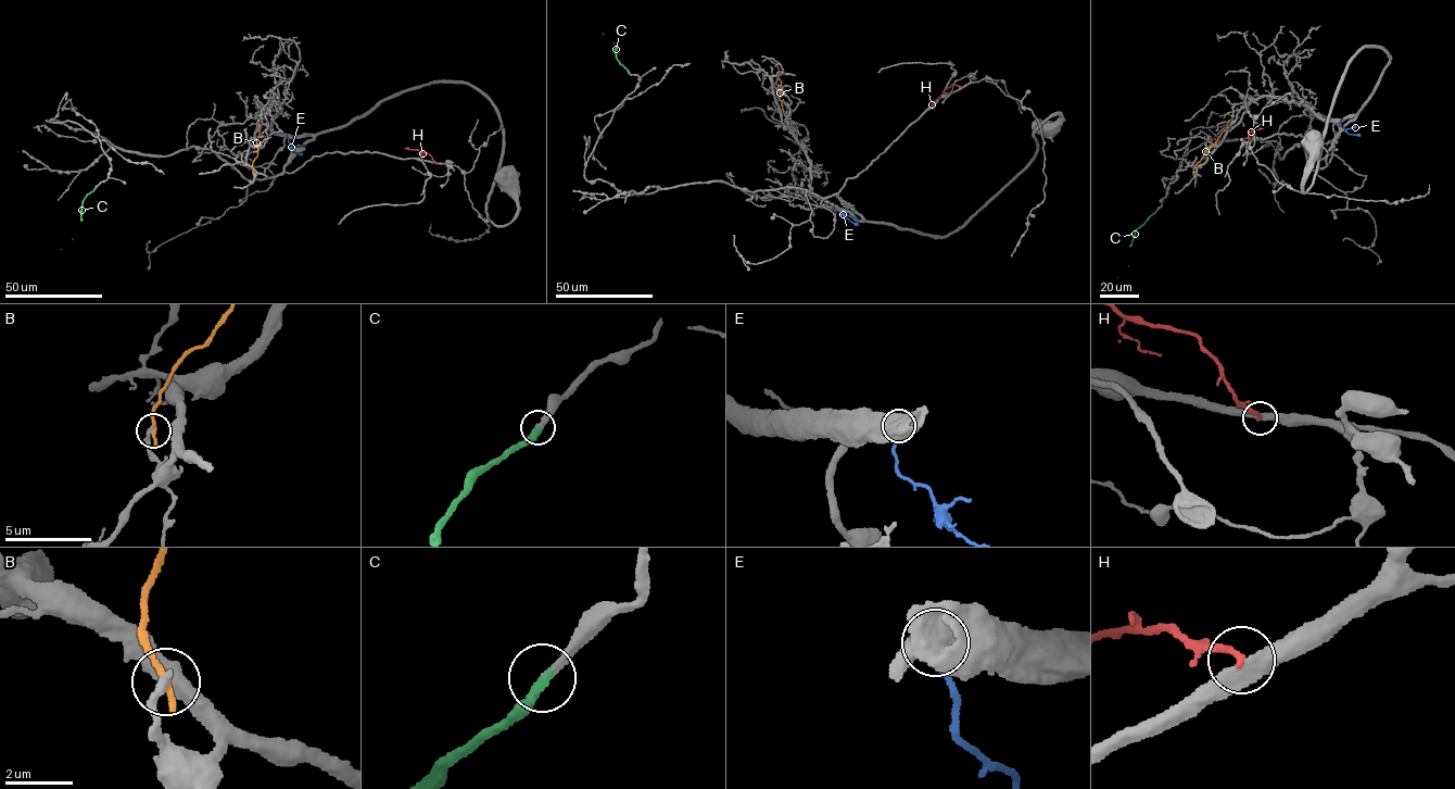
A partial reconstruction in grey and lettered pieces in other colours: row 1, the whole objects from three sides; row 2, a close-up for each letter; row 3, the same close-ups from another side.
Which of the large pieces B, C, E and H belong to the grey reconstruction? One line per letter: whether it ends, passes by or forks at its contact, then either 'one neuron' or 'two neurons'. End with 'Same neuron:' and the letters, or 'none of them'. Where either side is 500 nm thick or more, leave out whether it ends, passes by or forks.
B: it ends | two neurons
C: it ends | one neuron
E: it ends | two neurons
H: it ends | two neurons
Same neuron: C

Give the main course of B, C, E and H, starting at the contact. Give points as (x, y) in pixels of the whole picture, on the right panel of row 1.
B: (1193, 172), (1204, 151), (1231, 119)
C: (1155, 211), (1136, 230), (1128, 265), (1116, 278)
E: (1341, 120), (1340, 125), (1348, 133), (1359, 135)
H: (1252, 141), (1248, 133), (1263, 128)

